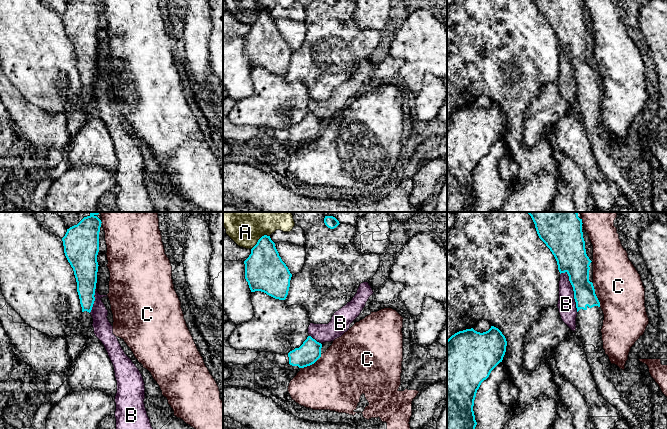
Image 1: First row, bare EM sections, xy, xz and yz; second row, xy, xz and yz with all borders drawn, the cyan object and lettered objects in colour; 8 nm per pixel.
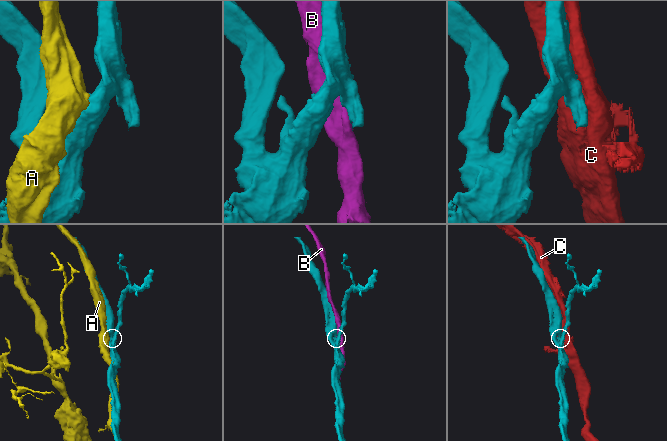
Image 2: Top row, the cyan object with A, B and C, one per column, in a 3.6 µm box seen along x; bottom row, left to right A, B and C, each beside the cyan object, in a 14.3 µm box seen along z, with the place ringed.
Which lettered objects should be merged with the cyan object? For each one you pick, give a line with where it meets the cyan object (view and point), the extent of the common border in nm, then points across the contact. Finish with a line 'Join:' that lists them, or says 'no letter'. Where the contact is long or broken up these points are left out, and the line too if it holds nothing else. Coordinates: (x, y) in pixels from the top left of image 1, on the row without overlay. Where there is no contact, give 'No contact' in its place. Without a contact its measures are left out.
Join: no letter

